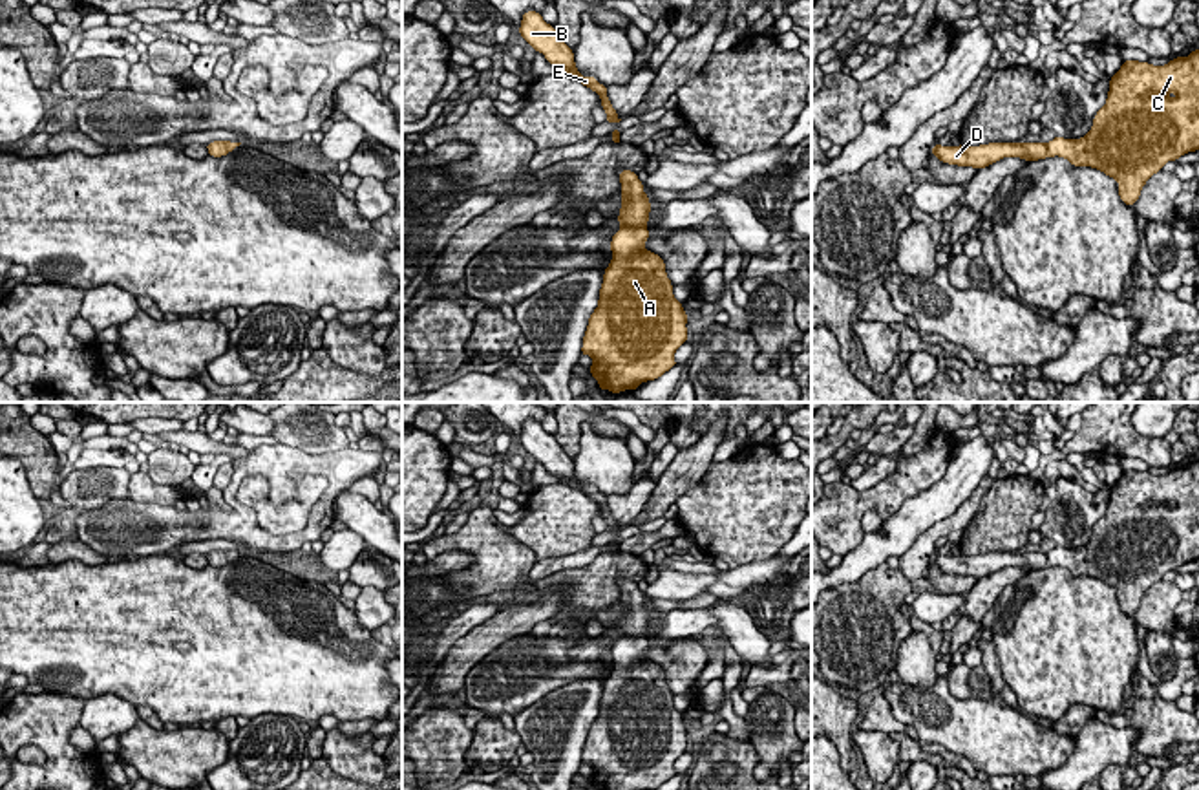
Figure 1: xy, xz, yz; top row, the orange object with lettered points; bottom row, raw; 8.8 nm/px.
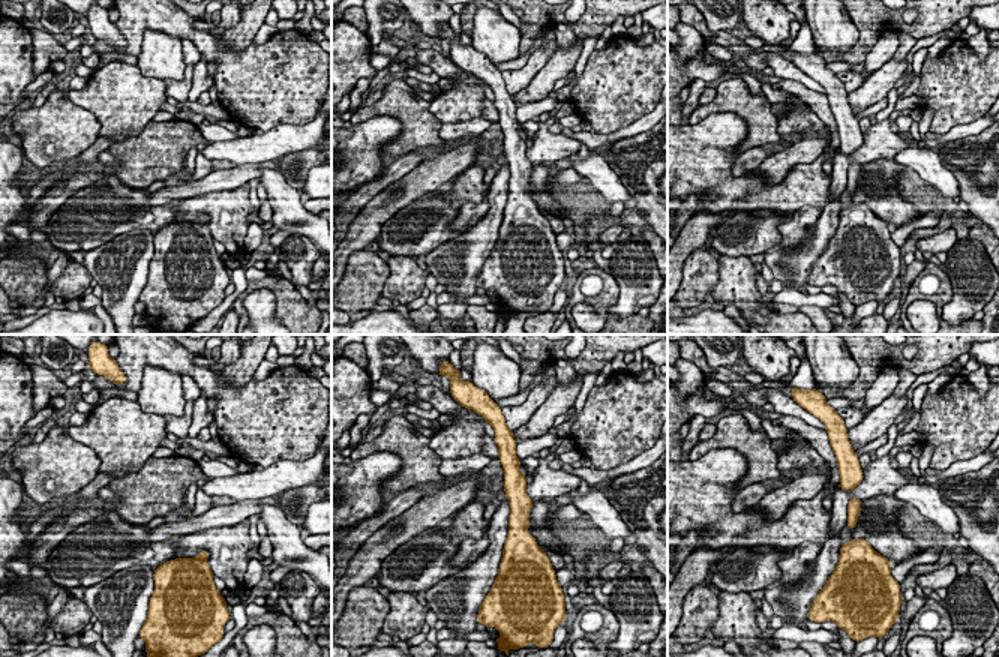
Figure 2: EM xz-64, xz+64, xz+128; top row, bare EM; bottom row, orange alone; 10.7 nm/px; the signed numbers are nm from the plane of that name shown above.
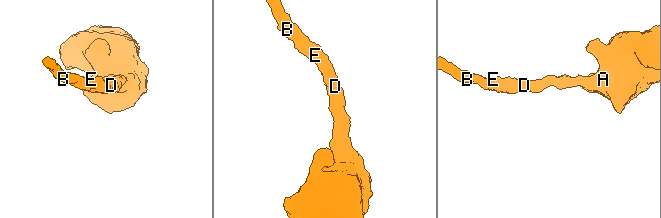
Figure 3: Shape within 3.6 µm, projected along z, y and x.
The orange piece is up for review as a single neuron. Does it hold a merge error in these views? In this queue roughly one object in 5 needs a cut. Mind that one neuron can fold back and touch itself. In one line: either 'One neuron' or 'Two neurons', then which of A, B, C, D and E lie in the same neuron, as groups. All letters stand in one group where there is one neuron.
One neuron. Groups: A B C D E

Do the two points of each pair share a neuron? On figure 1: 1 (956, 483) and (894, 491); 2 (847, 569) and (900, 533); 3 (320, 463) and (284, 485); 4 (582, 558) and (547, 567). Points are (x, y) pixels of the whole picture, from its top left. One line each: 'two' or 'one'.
1: two
2: one
3: one
4: one

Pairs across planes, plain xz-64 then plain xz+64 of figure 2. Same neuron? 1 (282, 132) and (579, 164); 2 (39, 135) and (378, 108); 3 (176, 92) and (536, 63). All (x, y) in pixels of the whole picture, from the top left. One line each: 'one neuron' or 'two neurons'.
1: two neurons
2: one neuron
3: one neuron

